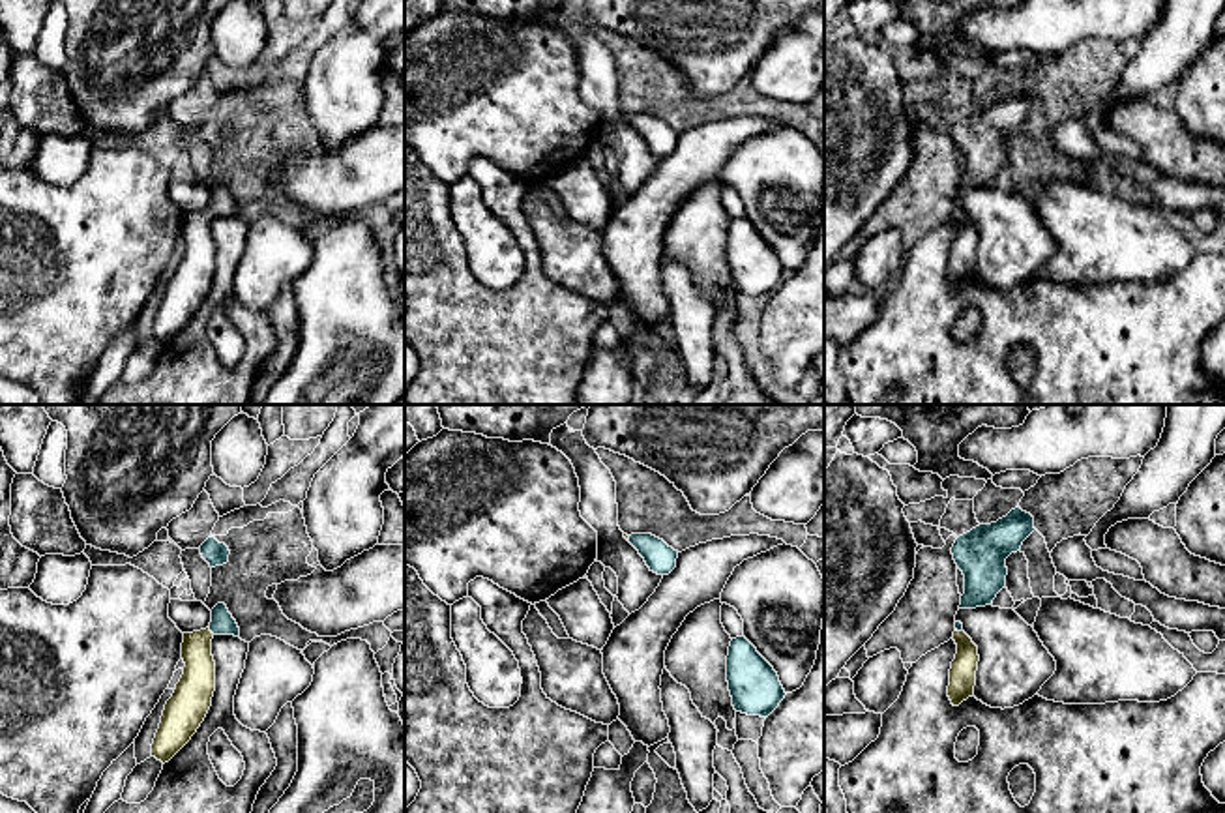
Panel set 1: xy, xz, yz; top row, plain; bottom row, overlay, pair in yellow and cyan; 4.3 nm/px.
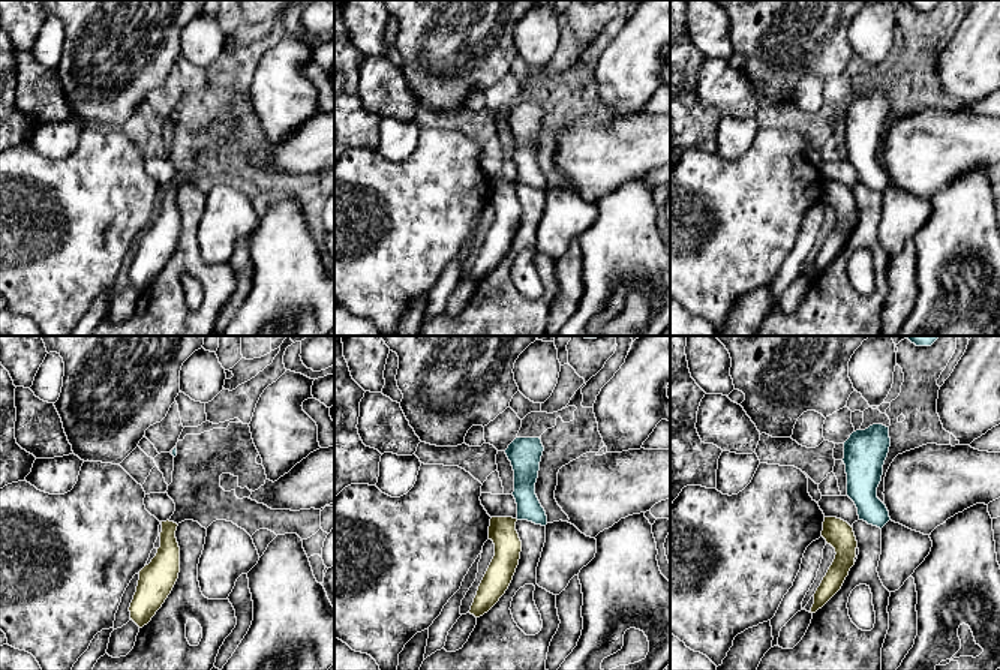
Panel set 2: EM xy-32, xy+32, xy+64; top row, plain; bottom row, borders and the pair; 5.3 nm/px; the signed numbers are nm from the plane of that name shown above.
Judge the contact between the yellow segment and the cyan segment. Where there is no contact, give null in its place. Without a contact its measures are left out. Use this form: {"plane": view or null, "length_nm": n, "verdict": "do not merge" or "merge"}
{"plane": "xy", "length_nm": 50, "verdict": "merge"}

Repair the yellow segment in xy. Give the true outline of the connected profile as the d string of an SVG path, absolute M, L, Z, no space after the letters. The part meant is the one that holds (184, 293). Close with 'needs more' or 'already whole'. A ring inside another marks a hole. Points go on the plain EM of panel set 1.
M225 184L212 189L206 210L184 214L184 255L167 281L159 309L152 324L152 337L169 343L197 313L204 302L215 272L215 242L212 219L215 215L240 217L240 208Z | needs more

